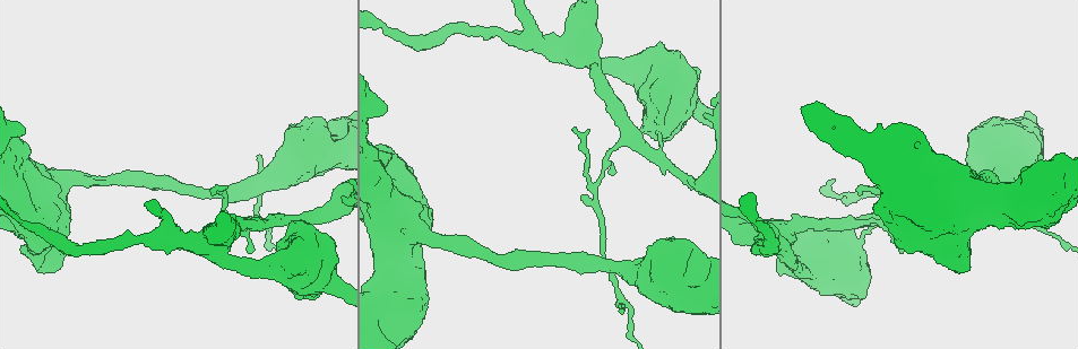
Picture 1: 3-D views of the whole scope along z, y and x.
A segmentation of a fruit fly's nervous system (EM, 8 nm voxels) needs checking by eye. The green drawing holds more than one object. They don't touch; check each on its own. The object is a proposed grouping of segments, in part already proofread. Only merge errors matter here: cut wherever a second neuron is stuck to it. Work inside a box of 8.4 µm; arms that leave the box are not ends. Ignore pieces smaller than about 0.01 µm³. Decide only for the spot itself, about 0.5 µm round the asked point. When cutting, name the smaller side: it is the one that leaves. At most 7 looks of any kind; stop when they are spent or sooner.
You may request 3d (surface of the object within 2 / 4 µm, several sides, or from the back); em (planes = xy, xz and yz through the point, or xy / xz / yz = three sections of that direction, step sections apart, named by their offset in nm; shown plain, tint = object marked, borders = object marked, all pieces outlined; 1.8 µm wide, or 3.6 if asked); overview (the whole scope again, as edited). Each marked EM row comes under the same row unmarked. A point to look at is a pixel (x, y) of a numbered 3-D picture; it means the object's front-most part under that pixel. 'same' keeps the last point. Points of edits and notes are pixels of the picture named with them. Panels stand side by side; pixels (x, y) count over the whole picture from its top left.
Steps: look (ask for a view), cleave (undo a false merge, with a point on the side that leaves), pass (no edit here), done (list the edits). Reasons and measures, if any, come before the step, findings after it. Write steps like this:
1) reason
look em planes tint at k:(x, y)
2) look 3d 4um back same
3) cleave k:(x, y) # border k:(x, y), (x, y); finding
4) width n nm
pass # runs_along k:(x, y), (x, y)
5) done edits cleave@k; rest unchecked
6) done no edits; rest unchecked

abrupt turn
look 3d 4um at 1:(389, 301)

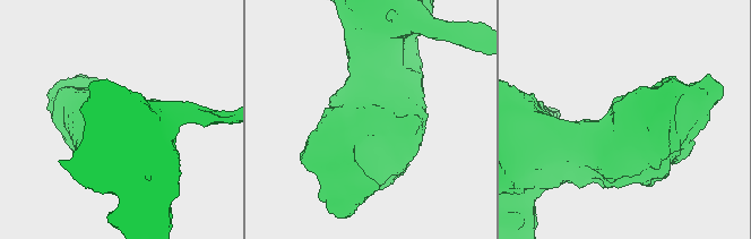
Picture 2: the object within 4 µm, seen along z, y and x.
need the tissue
look em 3.6um yz step 16 tint at 2:(372, 122)

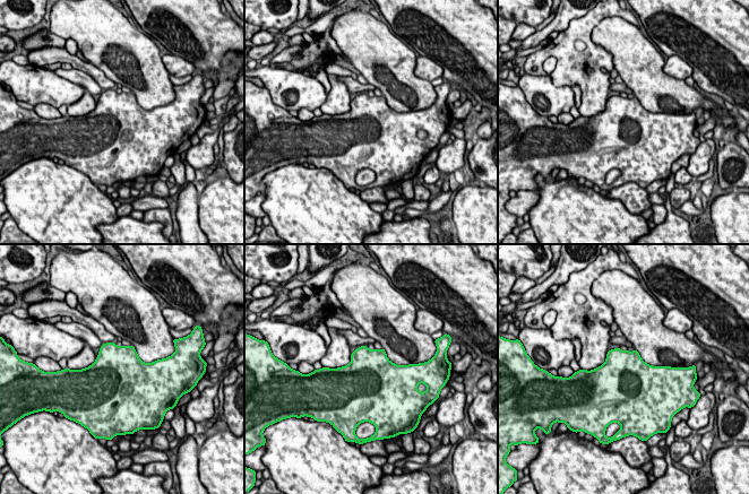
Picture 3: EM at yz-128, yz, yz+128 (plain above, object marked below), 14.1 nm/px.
cut it another way
look em 3.6um planes tint same

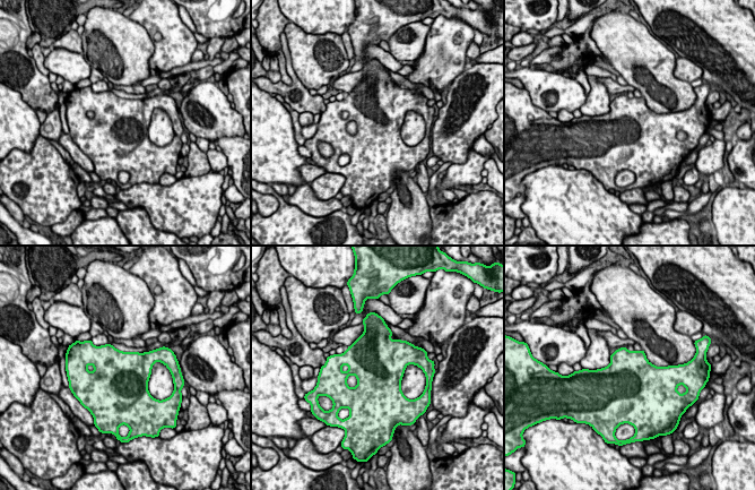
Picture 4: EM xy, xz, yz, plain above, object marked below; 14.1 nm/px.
pass # continuous, no second neuron

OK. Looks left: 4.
three arms meet
look 3d 4um at 1:(533, 40)

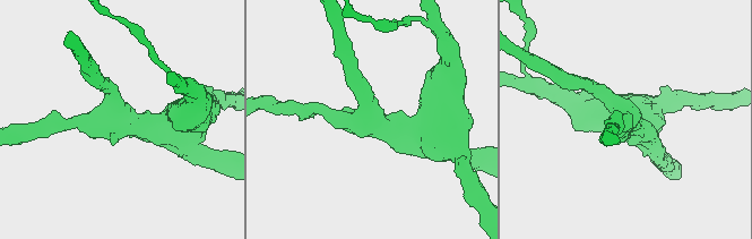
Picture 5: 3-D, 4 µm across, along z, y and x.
now the EM
look em xy step 4 tint at 5:(629, 116)

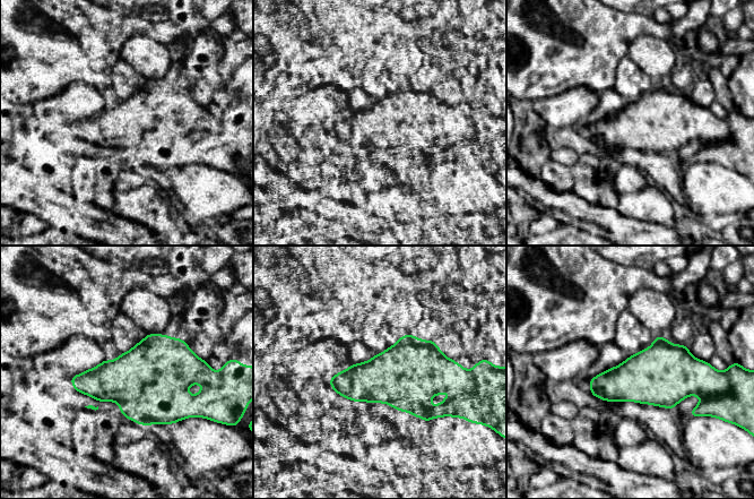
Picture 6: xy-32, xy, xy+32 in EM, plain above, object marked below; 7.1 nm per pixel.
look em planes tint same

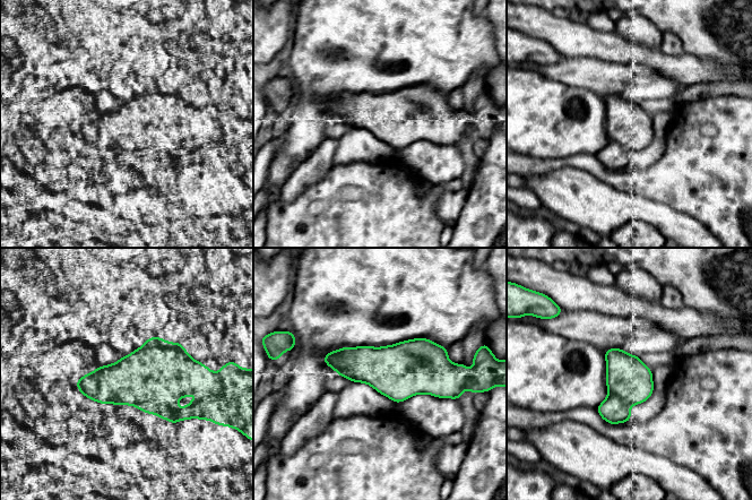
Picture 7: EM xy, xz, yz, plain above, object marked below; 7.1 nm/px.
cleave 7:(613, 410) # two neurons meet here

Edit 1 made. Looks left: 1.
sudden change in width
look em 3.6um xy step 4 borders at 1:(296, 261)

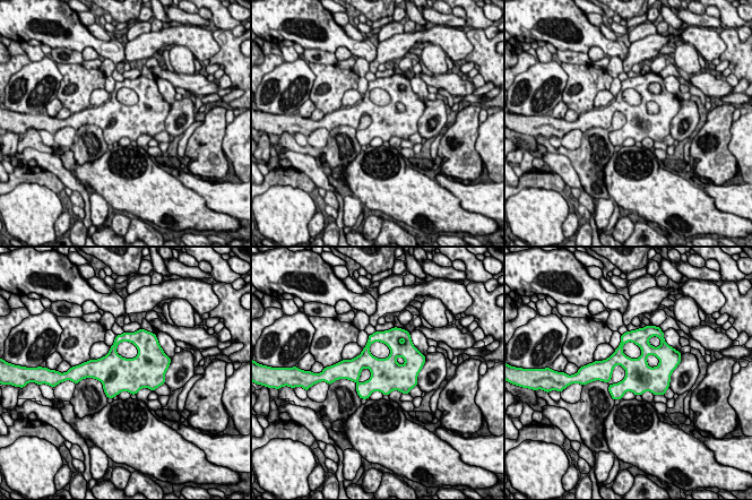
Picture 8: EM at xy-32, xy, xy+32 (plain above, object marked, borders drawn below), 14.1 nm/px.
pass # continuous, no second neuron

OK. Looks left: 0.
done edits cleave@7; rest unchecked

